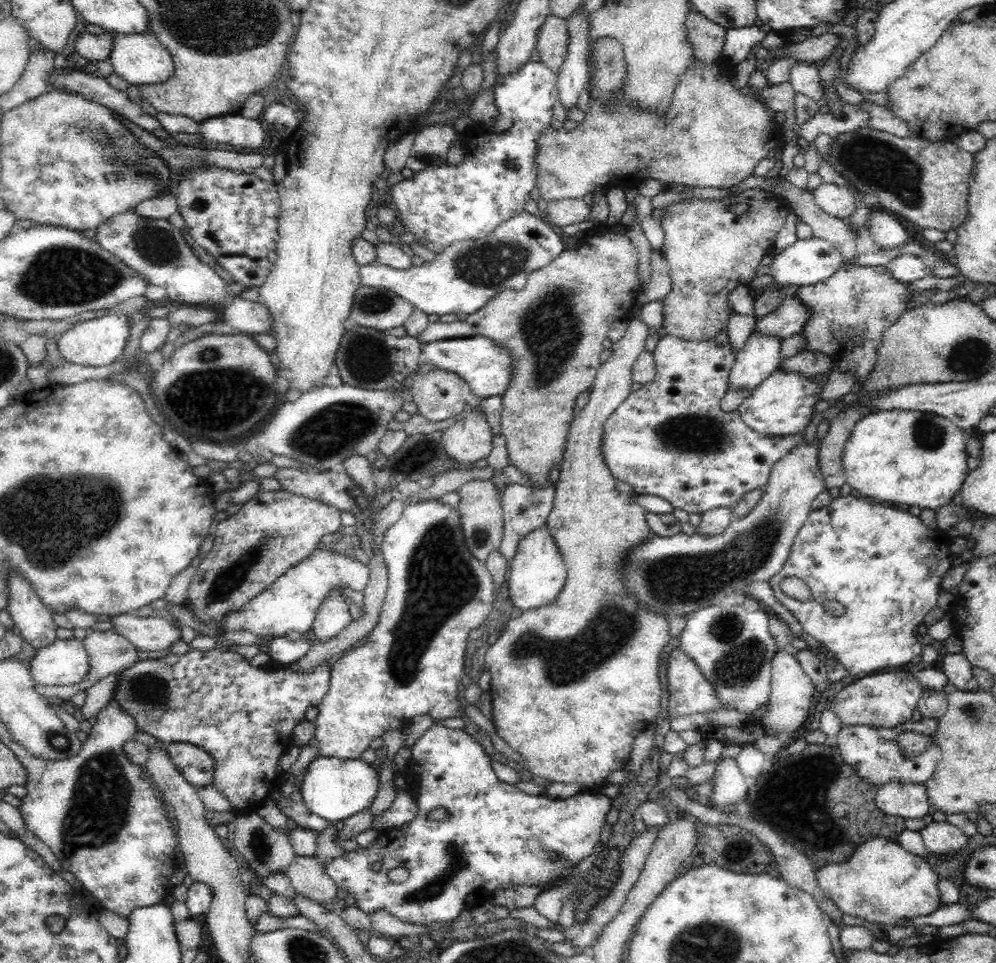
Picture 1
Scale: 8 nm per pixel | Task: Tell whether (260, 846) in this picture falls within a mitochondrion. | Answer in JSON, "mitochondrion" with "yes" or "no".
{"mitochondrion":"yes"}

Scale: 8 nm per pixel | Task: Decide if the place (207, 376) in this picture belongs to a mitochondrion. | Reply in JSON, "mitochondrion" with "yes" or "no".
{"mitochondrion":"yes"}

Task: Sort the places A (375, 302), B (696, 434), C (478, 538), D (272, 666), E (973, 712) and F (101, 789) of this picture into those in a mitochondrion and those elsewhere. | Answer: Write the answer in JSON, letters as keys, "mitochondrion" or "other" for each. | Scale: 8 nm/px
{"A":"mitochondrion","B":"mitochondrion","C":"mitochondrion","D":"other","E":"mitochondrion","F":"mitochondrion"}

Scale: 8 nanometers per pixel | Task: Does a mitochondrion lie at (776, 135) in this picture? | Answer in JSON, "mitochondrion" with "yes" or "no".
{"mitochondrion":"no"}

